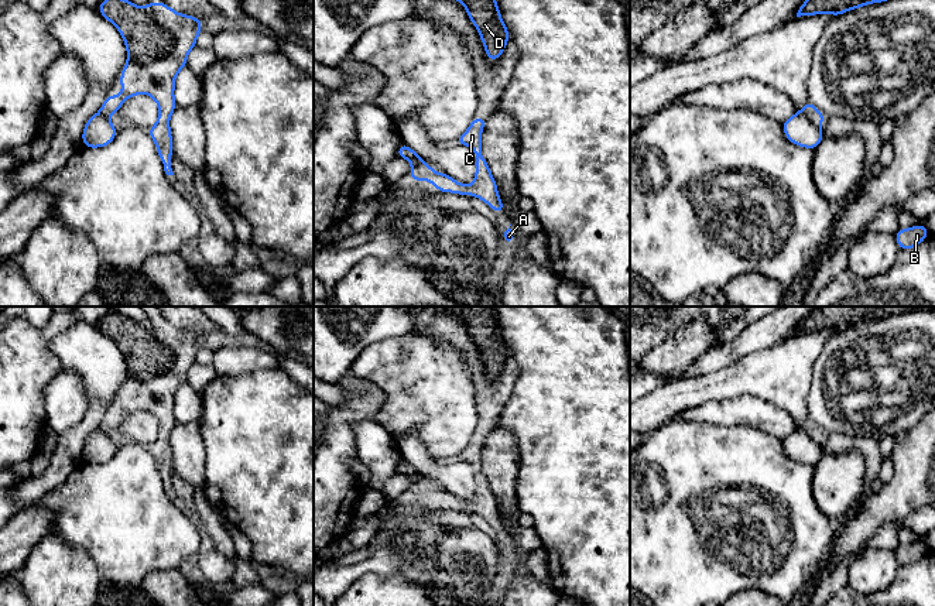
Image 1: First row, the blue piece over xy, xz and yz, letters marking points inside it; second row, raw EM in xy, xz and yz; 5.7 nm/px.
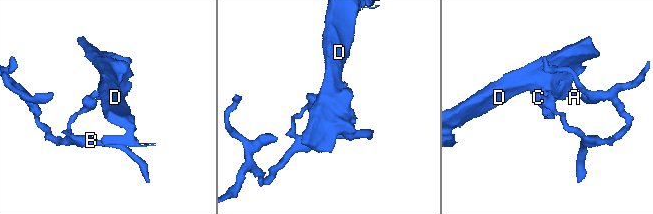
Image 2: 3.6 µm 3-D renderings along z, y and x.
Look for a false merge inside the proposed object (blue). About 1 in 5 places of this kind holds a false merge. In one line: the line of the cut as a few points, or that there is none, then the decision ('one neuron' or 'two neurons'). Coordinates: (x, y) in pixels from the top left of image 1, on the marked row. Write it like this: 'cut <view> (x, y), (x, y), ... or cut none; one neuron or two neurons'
cut xz (423, 160), (413, 167); two neurons

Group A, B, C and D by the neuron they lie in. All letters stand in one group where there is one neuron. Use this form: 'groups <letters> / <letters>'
groups A C D / B

